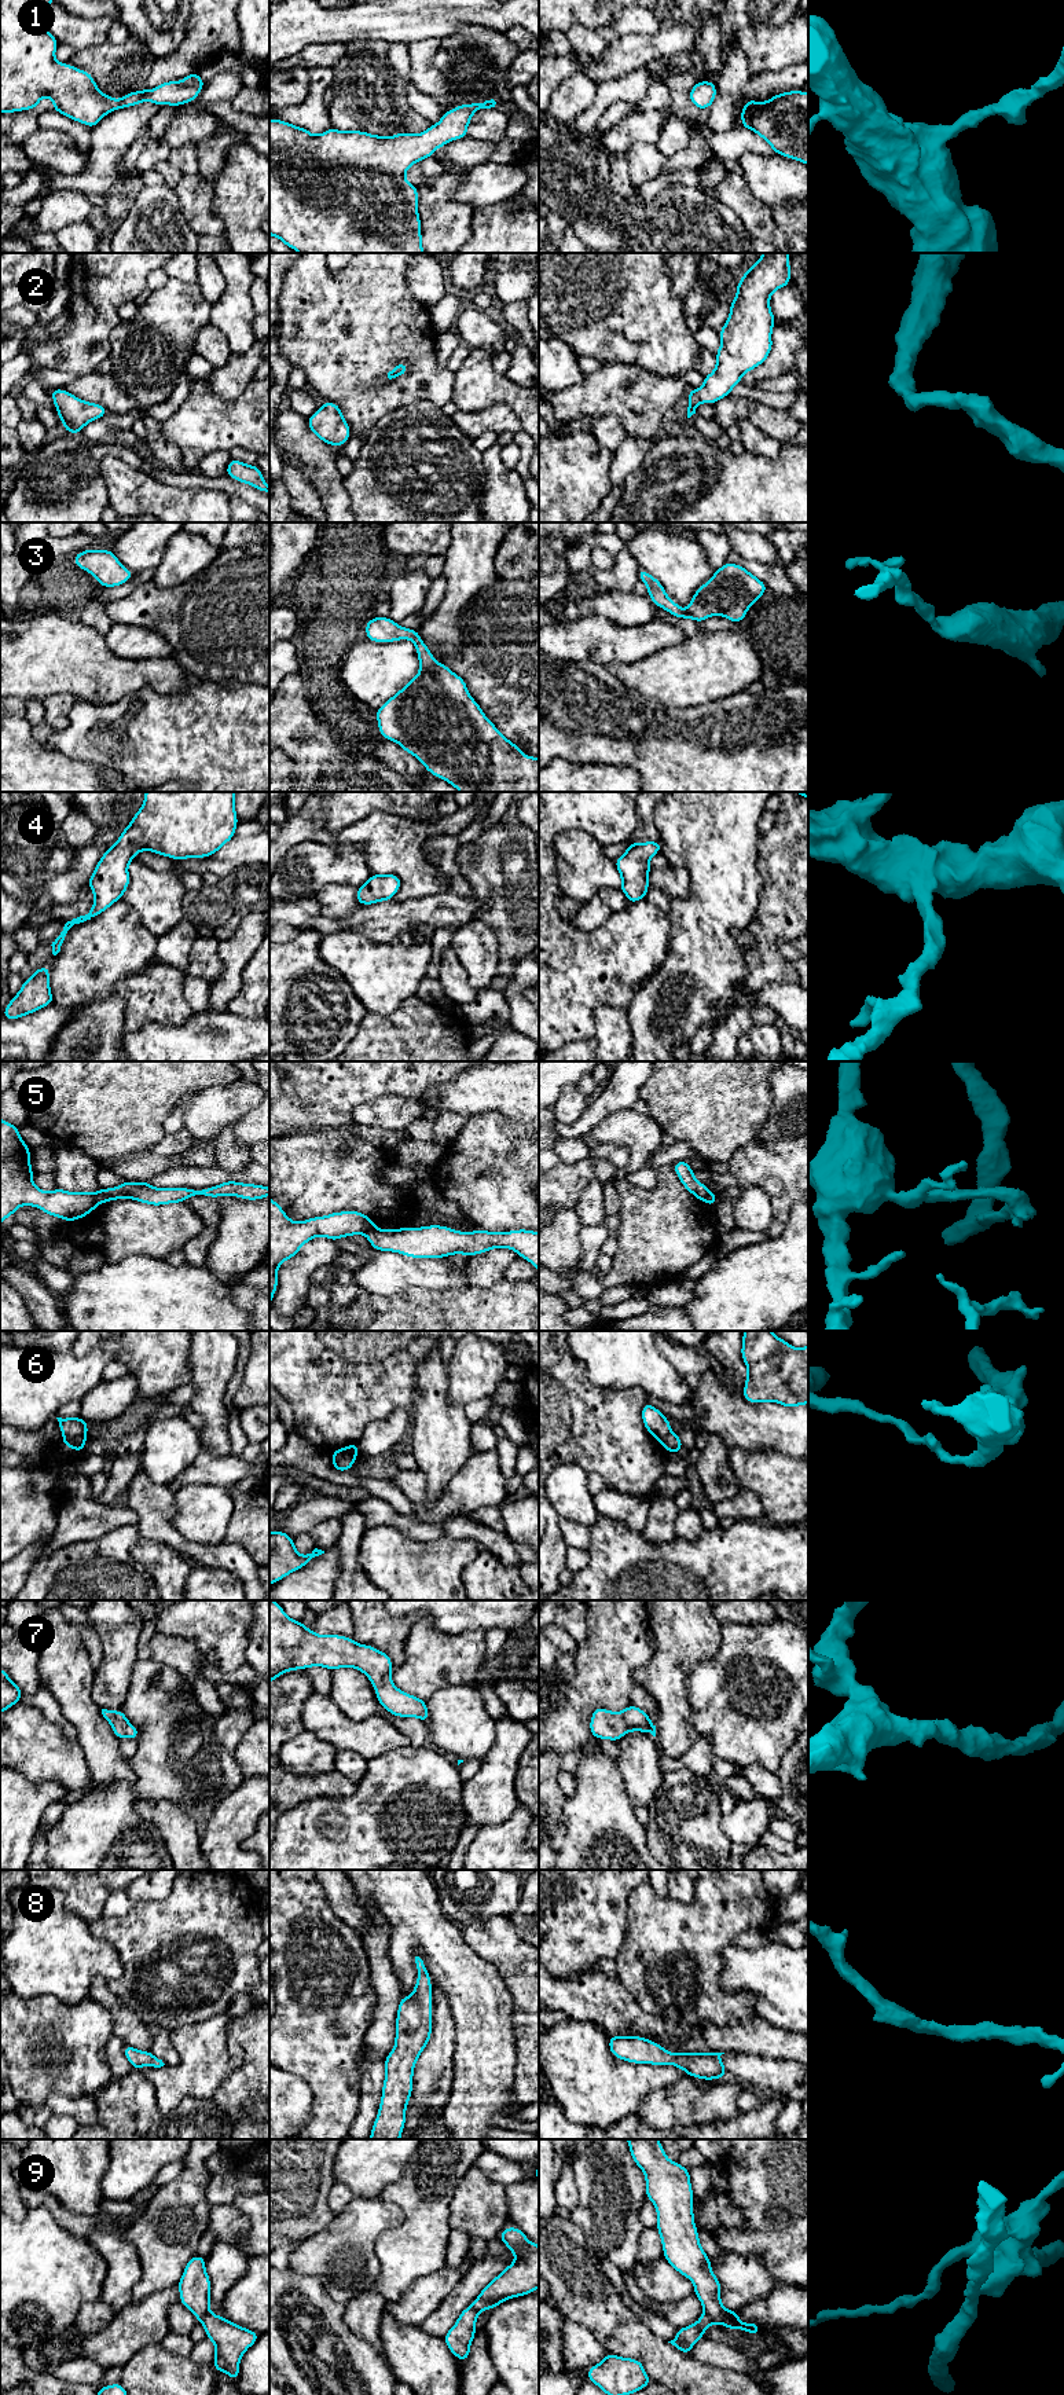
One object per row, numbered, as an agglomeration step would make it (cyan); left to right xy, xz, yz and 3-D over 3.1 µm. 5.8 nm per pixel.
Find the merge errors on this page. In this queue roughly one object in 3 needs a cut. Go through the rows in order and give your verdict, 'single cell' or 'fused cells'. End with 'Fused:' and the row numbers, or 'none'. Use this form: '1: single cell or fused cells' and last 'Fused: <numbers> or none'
1: single cell
2: single cell
3: single cell
4: single cell
5: fused cells
6: fused cells
7: single cell
8: single cell
9: fused cells
Fused: 5, 6, 9

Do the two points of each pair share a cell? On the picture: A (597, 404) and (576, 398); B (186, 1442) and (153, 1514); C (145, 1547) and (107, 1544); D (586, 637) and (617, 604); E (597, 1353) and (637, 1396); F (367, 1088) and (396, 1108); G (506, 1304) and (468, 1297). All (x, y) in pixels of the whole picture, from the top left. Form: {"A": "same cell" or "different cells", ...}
{"A": "same cell", "B": "different cells", "C": "different cells", "D": "different cells", "E": "different cells", "F": "different cells", "G": "same cell"}

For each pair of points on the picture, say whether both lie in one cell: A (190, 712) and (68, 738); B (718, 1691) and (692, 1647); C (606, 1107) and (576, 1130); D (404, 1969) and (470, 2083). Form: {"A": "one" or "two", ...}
{"A": "one", "B": "two", "C": "one", "D": "one"}

